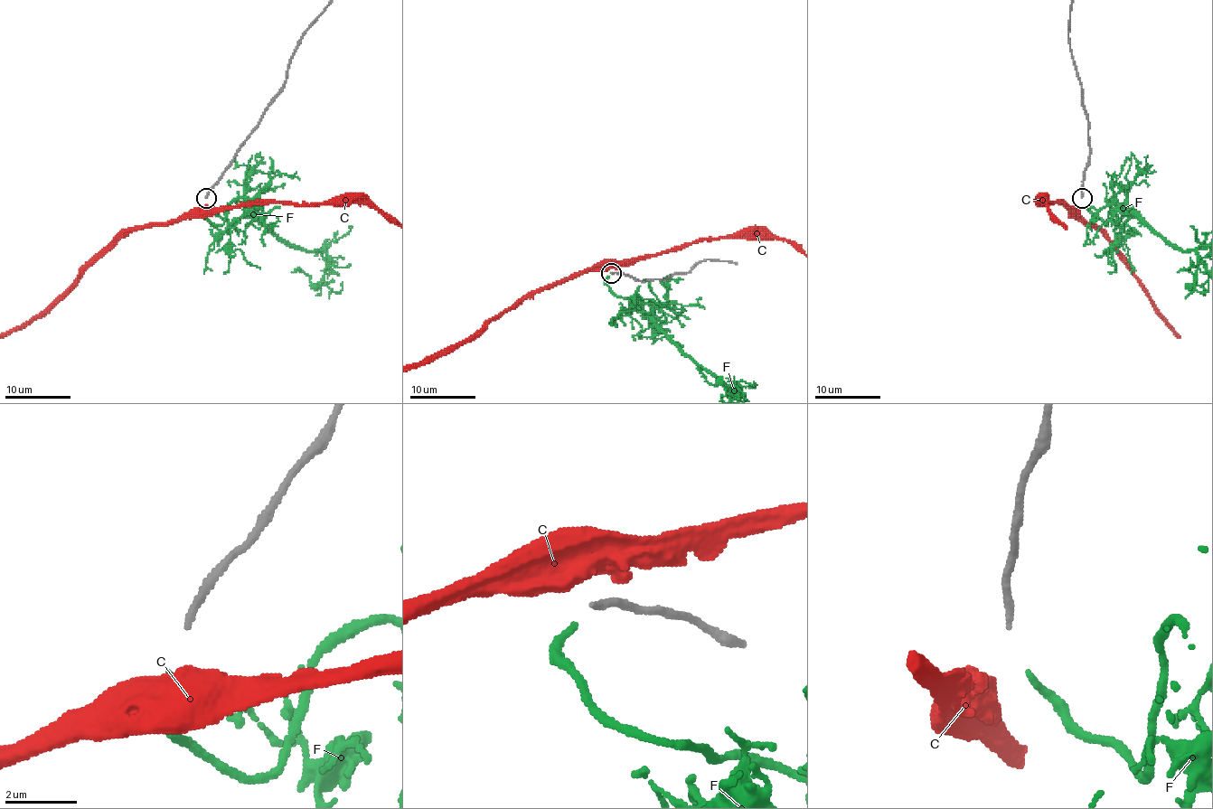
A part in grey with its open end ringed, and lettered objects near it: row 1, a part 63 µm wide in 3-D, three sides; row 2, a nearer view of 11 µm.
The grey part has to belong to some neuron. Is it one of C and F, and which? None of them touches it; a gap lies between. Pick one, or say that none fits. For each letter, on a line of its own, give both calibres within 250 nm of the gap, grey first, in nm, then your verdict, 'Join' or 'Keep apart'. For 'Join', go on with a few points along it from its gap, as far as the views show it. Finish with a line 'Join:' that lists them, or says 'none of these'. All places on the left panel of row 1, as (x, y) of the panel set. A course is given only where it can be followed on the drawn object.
C: Thickness 180 nm (grey) against 850 nm. Keep apart
F: Thickness 180 nm (grey) against 180 nm. Join
Join: F

